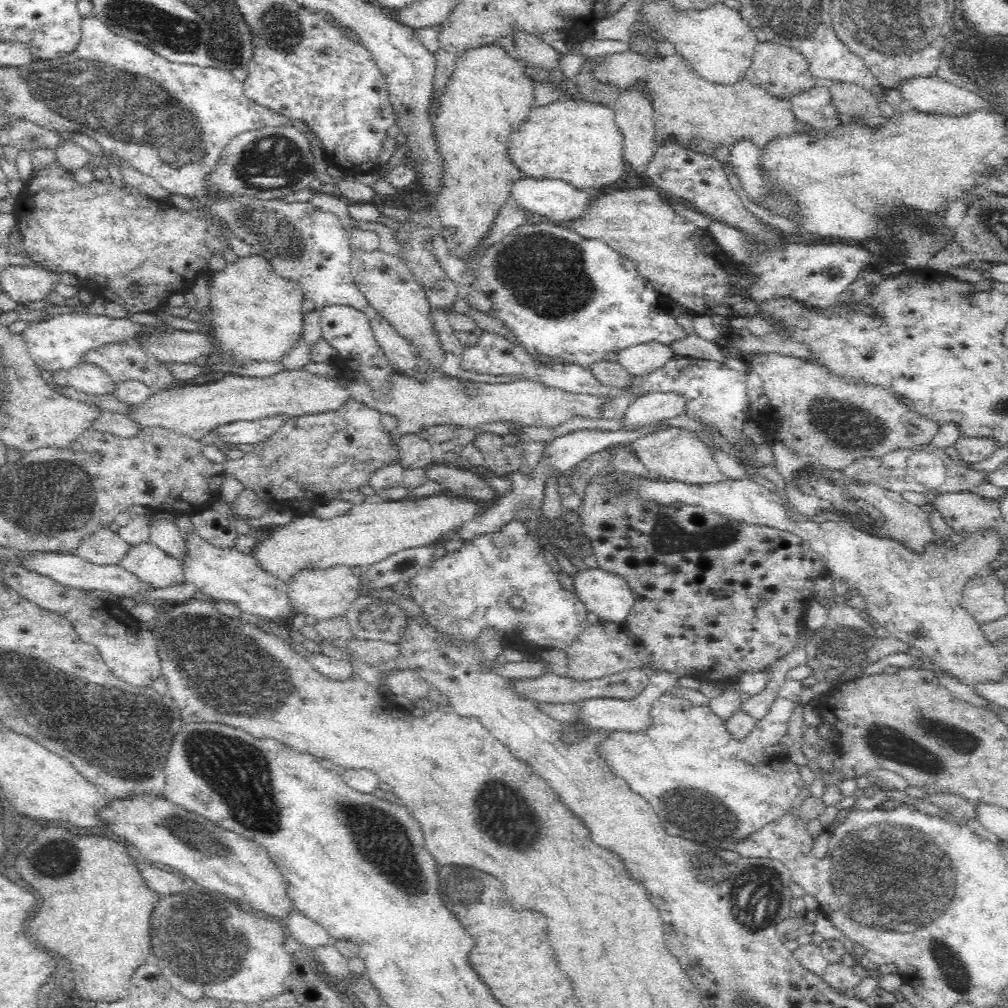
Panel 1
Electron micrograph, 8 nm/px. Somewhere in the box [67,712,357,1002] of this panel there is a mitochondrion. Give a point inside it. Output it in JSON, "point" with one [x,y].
{"point":[208,948]}

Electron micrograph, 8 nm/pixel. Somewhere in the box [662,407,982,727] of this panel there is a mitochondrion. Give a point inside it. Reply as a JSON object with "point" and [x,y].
{"point":[842,642]}

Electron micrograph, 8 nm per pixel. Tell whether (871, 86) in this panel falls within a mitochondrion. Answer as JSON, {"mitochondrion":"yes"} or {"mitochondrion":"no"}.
{"mitochondrion":"no"}

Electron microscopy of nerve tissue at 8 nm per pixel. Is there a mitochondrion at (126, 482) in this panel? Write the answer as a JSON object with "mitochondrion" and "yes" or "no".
{"mitochondrion":"no"}

